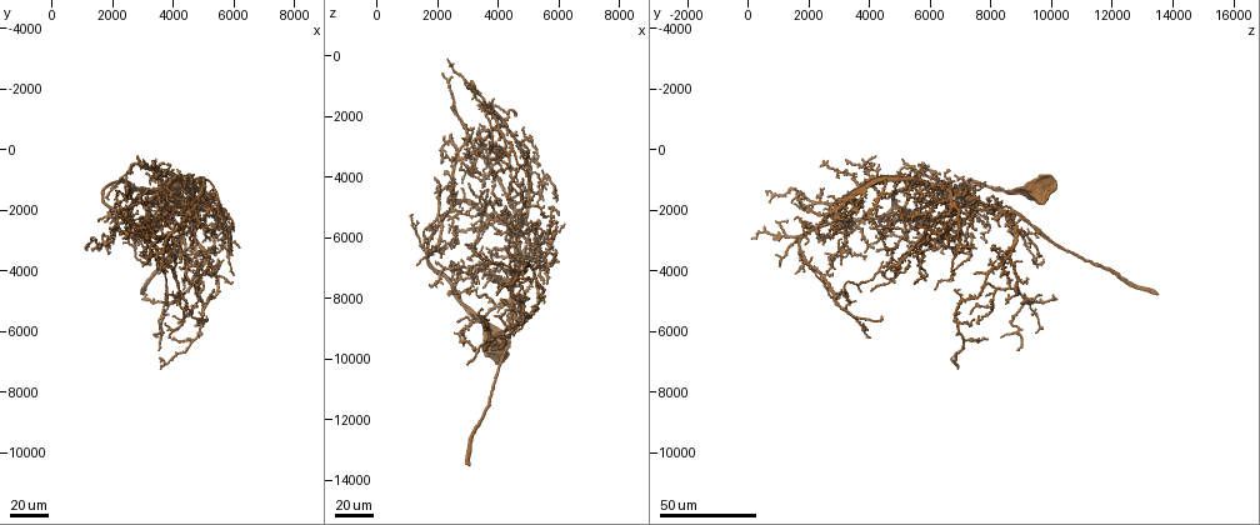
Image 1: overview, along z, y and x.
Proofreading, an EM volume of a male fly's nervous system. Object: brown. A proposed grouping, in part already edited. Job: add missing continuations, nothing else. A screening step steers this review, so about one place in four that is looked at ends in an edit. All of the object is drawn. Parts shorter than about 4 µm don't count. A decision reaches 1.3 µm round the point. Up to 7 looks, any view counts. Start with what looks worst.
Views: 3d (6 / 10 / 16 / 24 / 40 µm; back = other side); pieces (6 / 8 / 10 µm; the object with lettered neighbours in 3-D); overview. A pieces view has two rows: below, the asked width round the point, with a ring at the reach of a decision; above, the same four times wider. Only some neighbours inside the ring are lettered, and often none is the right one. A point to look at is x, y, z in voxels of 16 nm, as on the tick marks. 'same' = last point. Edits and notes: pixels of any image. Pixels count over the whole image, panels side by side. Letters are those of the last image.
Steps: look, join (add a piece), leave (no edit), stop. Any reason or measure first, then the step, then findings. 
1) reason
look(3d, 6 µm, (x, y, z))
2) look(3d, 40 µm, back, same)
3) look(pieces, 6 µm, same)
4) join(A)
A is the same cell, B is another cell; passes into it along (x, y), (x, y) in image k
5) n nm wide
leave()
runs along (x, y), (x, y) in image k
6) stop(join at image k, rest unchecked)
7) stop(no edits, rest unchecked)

an open end
look(3d, 40 µm, (4200, 3700, 5100))

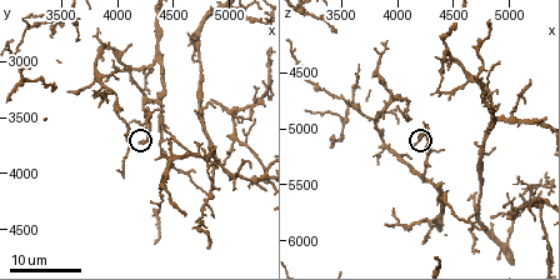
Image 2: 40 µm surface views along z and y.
look(pieces, 6 µm, same)

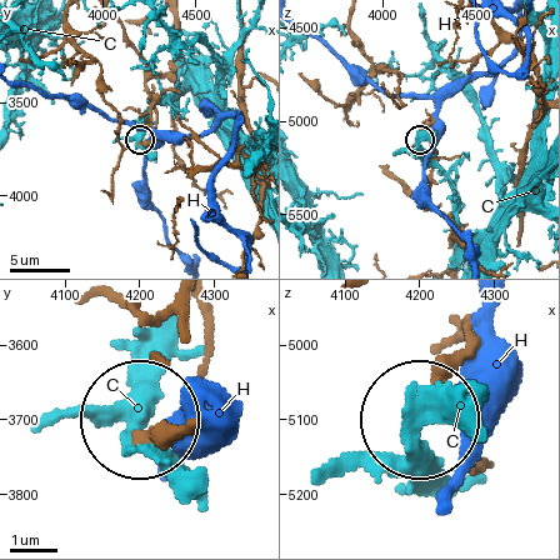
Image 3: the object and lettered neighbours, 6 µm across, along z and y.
leave()
C and H are other cells; no lettered piece goes on from it

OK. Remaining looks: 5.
an open end
look(3d, 40 µm, (3700, 800, 3200))

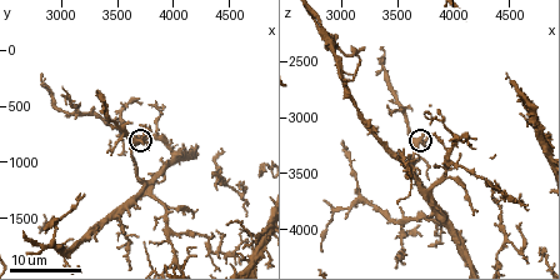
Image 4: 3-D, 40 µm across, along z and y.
what lies round it
look(pieces, 8 µm, (3720, 820, 3160))

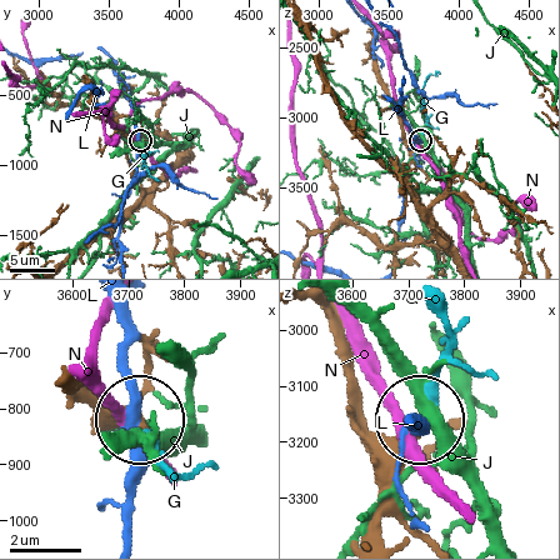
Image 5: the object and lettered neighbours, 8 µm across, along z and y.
230 nm wide
join(G)
G is the same cell, J, L and N are other cells; passes into it along (390, 509), (390, 466), (426, 410), (444, 314) in image 5; it goes on there

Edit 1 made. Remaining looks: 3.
look(3d, 40 µm, (2400, 2200, 2600))

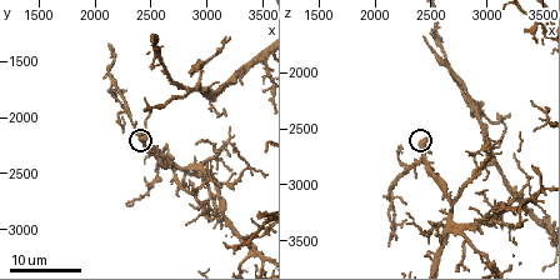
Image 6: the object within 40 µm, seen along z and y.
see the neighbours
look(pieces, 6 µm, (2440, 2160, 2600))

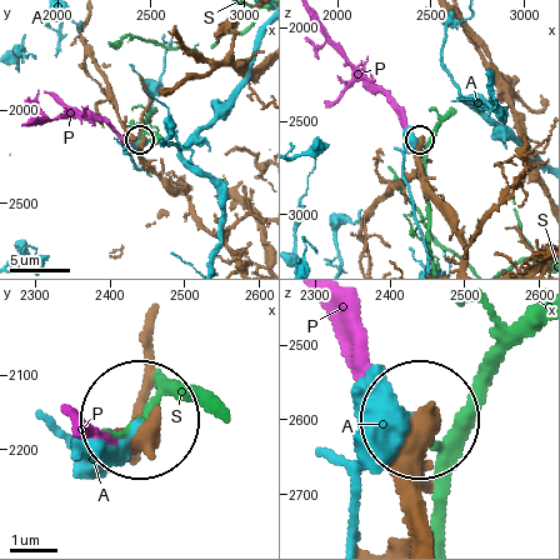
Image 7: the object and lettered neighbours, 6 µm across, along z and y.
join(P)
P is the same cell, A and S are other cells; passes into it along (426, 175), (404, 116), (350, 63), (320, 20) in image 7; it goes on there

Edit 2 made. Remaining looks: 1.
stop(join at image 5, join at image 7, rest unchecked)

